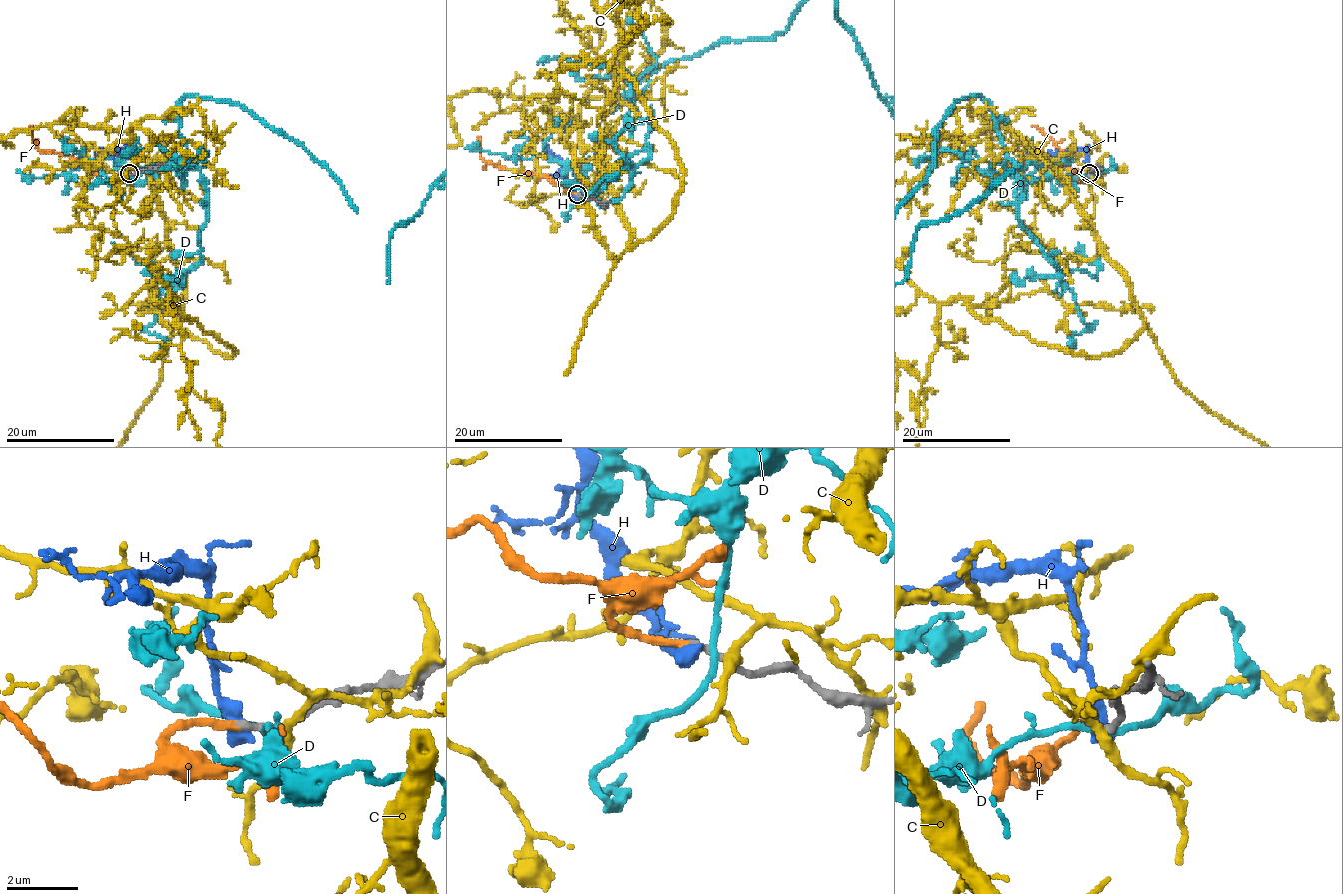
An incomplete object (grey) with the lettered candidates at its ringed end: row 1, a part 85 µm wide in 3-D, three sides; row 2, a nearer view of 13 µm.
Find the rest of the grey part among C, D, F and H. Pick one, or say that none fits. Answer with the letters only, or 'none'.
F

